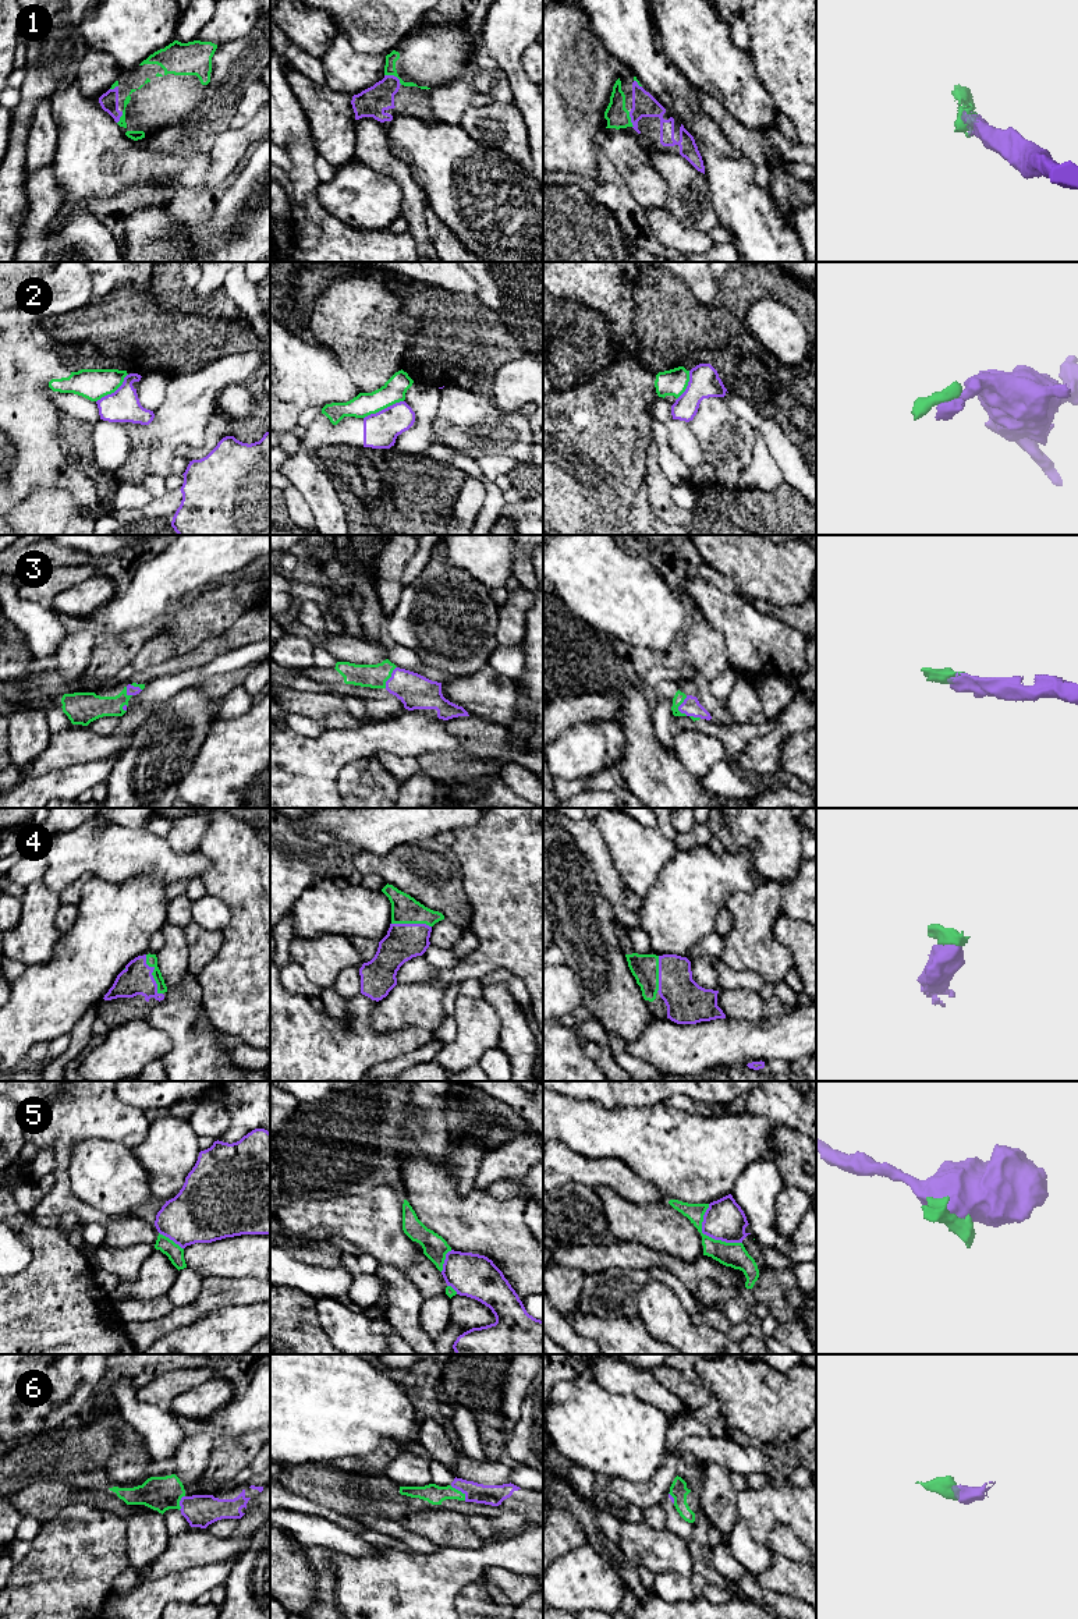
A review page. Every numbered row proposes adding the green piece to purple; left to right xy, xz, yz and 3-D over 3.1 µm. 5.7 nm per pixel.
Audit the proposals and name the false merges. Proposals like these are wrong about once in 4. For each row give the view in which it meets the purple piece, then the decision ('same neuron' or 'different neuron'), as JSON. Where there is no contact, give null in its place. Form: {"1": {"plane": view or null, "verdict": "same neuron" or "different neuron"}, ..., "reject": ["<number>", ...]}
{"1": {"plane": "xz", "verdict": "same neuron"}, "2": {"plane": "xz", "verdict": "different neuron"}, "3": {"plane": "yz", "verdict": "same neuron"}, "4": {"plane": "xy", "verdict": "same neuron"}, "5": {"plane": "yz", "verdict": "different neuron"}, "6": {"plane": "xz", "verdict": "same neuron"}, "reject": ["2", "5"]}

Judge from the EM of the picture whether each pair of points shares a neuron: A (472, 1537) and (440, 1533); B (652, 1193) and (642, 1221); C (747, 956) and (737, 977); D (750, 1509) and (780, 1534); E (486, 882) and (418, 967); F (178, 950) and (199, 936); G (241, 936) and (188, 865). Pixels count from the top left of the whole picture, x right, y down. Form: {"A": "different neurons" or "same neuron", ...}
{"A": "same neuron", "B": "different neurons", "C": "different neurons", "D": "different neurons", "E": "different neurons", "F": "different neurons", "G": "different neurons"}

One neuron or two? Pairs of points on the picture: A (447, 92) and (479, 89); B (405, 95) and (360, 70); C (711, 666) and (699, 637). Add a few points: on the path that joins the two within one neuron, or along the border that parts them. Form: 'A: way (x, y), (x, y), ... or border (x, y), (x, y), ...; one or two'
A: way (456, 92), (471, 89); one
B: border (386, 56), (383, 77), (353, 96); two
C: way (711, 659), (705, 652), (704, 644); one

